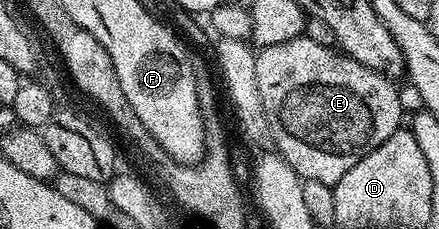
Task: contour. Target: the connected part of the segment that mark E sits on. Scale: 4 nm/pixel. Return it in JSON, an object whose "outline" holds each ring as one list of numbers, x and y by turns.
{"outline":[[302,35,297,40,278,42,278,46,260,48,255,55,258,89,261,94,262,105,265,106,266,118,269,122,271,143,274,145,275,151,279,156,300,175,300,179,303,181,326,182,334,186,340,181,342,174,346,174,346,170,350,170,350,166,358,166,358,162,362,158,366,158,366,154,370,154,370,150,382,146,382,142,386,142,386,138,390,138,390,134,394,134,402,127,402,120,400,120,400,92,392,85,395,83,385,73,375,72,366,66,362,66,362,62,351,60,351,58,344,55,343,52,337,50,335,47,319,45,317,42,312,42,305,35]]}

